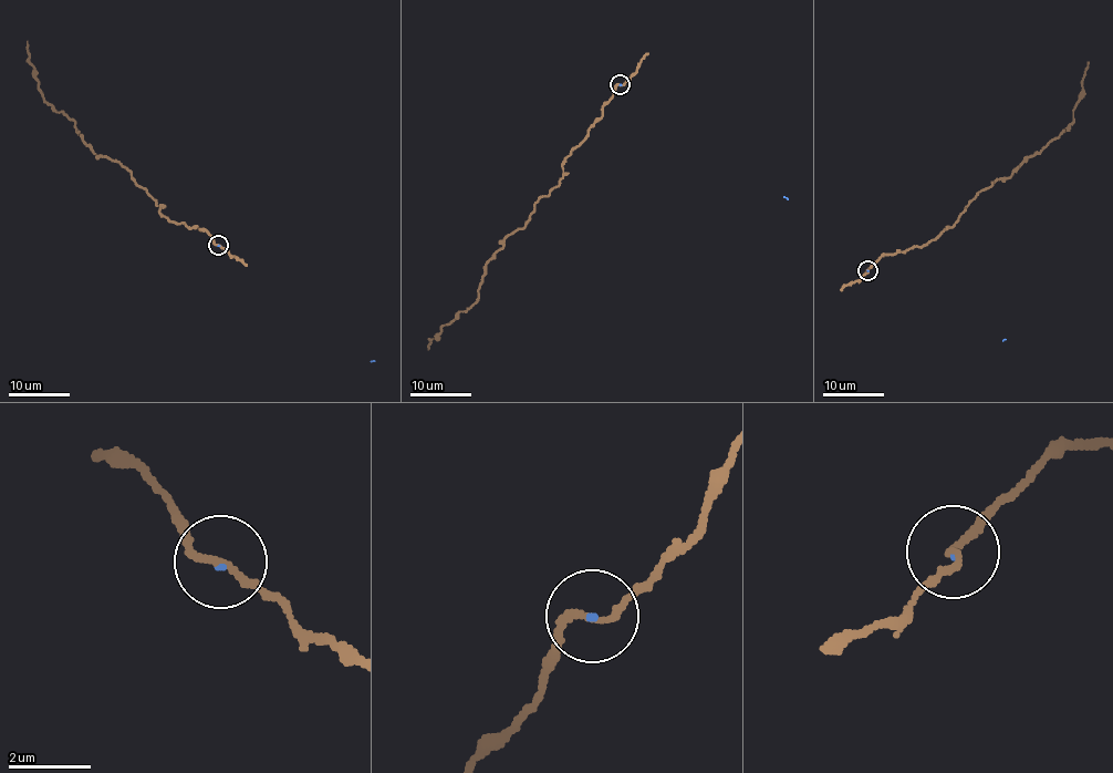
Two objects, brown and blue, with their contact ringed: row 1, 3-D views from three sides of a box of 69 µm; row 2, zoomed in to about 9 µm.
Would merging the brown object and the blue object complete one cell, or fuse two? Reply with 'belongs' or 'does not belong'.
belongs

